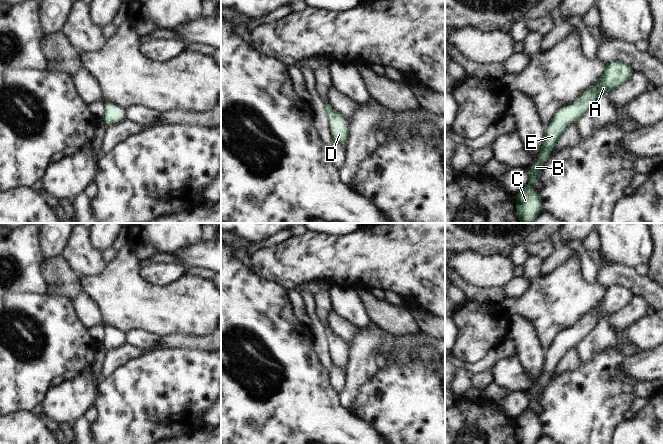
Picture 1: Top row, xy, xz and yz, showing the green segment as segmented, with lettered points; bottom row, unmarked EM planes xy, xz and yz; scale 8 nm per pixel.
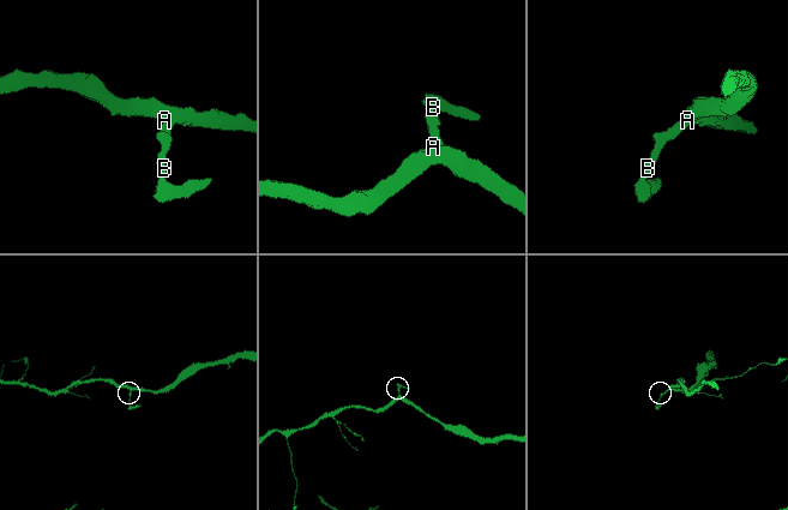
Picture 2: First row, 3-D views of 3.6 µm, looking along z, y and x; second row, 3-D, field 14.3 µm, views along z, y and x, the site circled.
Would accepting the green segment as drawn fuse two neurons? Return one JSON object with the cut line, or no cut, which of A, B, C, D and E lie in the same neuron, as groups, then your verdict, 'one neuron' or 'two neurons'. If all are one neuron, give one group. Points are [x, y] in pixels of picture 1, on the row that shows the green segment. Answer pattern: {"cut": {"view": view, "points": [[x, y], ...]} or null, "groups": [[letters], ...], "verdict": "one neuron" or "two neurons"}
{"cut": null, "groups": [["A", "B", "C", "D", "E"]], "verdict": "one neuron"}

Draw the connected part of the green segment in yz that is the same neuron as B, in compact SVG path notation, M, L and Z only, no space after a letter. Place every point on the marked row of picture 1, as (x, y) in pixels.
M622 61L606 64L596 87L585 90L578 99L573 101L570 108L562 107L558 110L546 128L546 136L539 151L539 159L528 171L528 184L515 196L516 215L520 223L534 223L537 216L542 212L542 198L531 185L540 180L541 167L552 150L556 148L567 125L573 121L577 122L601 95L608 95L611 91L623 85L630 80L633 73L632 68Z

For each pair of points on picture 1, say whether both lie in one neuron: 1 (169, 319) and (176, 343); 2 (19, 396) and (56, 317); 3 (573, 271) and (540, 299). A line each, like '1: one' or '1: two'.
1: two
2: one
3: one

